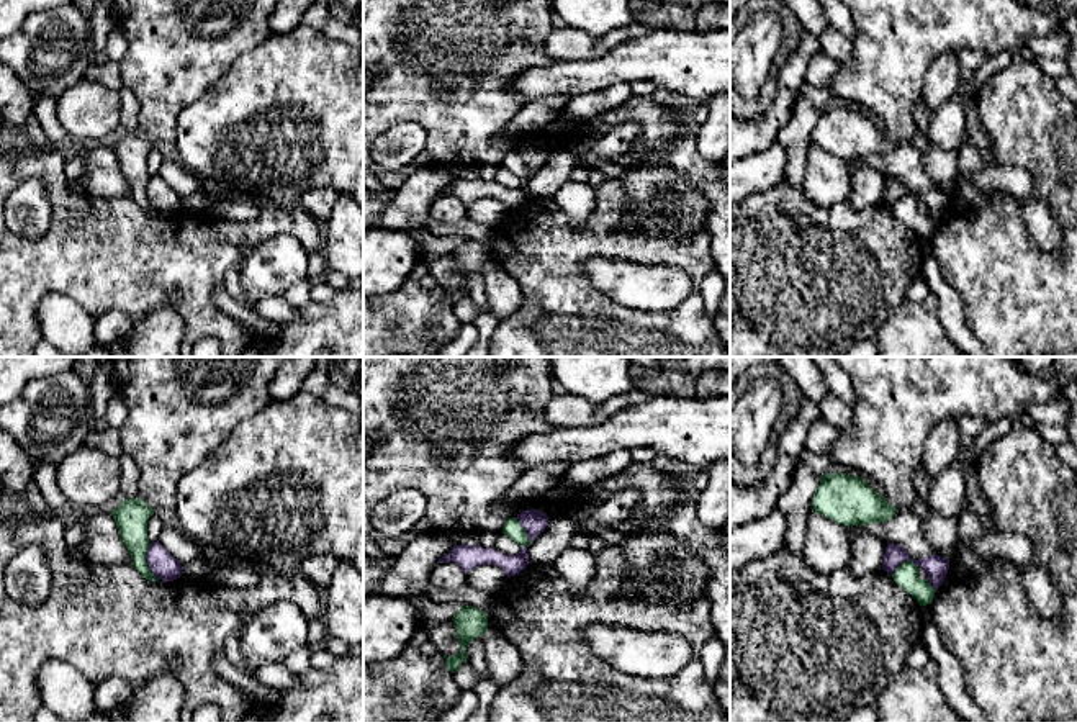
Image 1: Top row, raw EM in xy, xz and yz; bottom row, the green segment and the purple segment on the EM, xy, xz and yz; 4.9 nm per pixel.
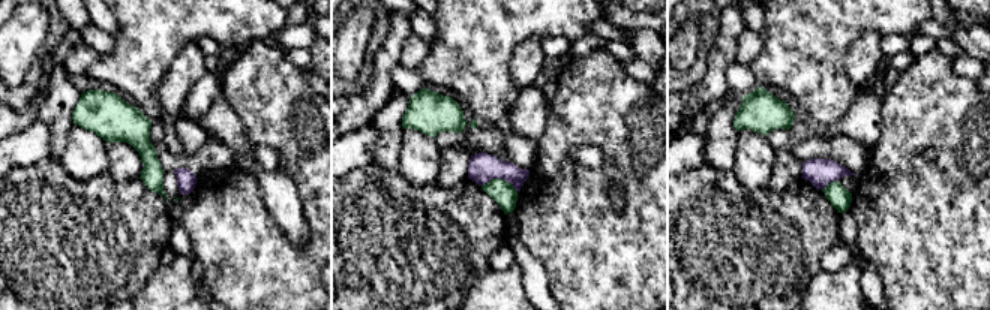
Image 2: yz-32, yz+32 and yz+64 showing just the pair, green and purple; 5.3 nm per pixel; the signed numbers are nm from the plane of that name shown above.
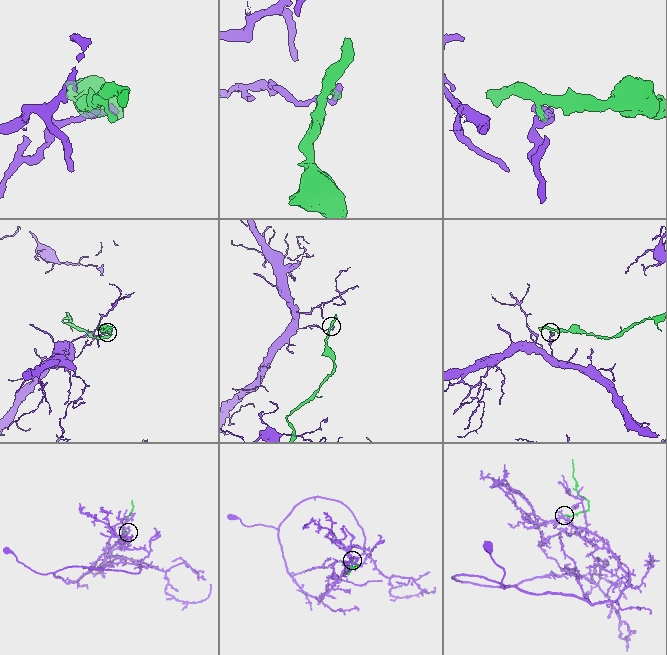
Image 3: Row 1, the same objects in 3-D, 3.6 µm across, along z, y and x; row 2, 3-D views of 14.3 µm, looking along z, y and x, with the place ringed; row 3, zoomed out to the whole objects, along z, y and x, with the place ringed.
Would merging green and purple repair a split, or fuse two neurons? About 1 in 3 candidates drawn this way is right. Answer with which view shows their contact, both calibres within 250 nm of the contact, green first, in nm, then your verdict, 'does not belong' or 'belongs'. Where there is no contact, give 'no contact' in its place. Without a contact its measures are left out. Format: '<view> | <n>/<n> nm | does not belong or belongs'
xy | 170/120 nm | does not belong

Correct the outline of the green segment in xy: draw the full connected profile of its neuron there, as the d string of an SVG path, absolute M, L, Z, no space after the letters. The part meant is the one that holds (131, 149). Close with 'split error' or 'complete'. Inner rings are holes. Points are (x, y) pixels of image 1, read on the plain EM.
M141 131L123 133L123 136L111 144L123 177L128 180L133 200L149 214L159 214L151 205L146 193L149 183L147 154L154 147L154 142L147 139Z | complete

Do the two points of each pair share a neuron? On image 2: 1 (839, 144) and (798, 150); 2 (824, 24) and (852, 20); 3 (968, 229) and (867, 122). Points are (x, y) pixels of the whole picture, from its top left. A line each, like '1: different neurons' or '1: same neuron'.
1: same neuron
2: same neuron
3: different neurons

